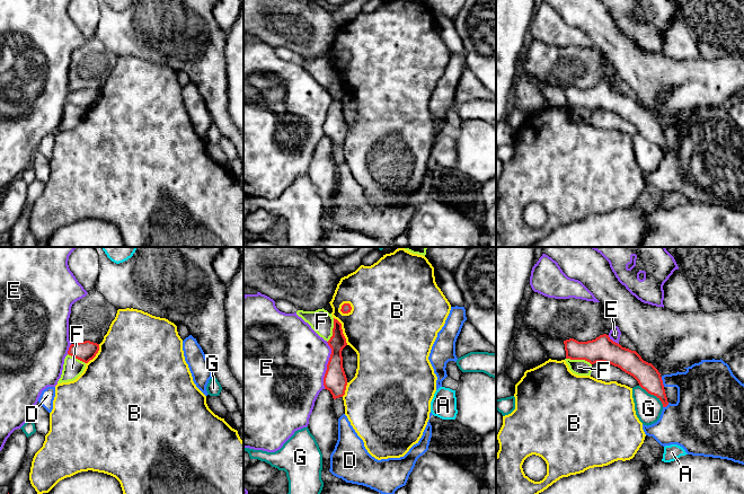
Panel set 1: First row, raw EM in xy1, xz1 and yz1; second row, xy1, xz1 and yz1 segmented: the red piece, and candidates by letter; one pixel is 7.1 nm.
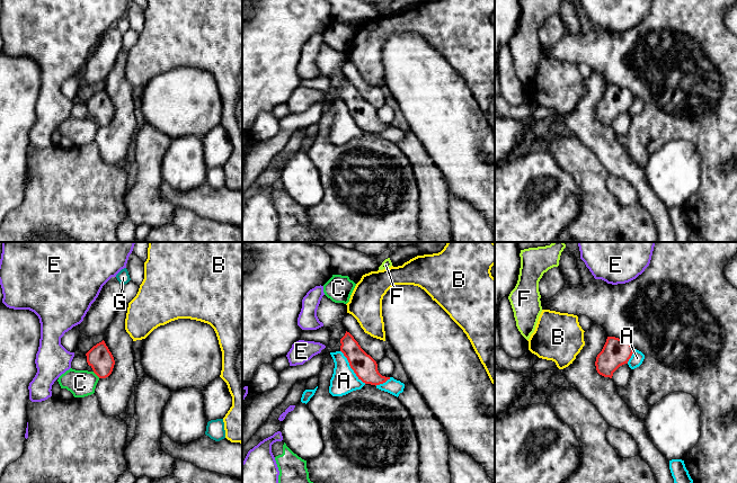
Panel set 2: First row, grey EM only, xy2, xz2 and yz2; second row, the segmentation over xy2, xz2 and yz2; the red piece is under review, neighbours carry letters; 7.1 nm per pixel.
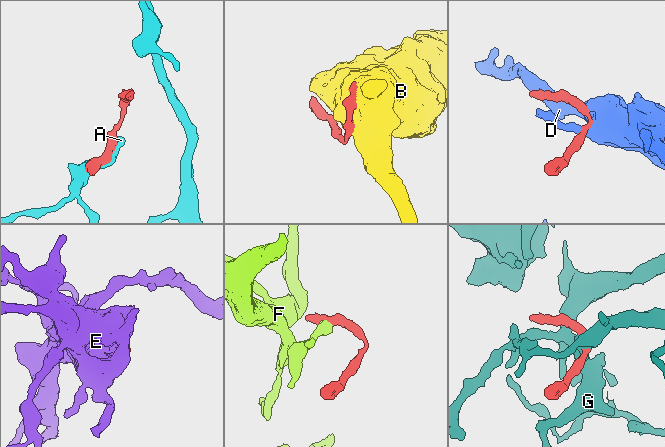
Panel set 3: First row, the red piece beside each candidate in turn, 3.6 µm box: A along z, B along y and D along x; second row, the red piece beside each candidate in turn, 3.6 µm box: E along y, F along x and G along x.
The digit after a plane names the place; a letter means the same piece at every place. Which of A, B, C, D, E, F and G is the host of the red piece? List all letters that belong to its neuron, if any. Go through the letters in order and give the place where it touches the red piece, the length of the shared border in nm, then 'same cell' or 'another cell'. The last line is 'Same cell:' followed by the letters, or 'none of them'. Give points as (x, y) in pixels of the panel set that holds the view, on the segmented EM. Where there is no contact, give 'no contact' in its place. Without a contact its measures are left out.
A: contact xz2 (351, 367); length 300 nm; another cell
B: contact xz1 (346, 312); length 100 nm; another cell
C: contact xy2 (96, 374); length 70 nm; same cell
D: contact yz1 (662, 381); length 80 nm; another cell
E: contact xz1 (327, 365); length 340 nm; another cell
F: contact yz1 (578, 359); length 190 nm; another cell
G: contact yz1 (653, 394); length 240 nm; another cell
Same cell: C

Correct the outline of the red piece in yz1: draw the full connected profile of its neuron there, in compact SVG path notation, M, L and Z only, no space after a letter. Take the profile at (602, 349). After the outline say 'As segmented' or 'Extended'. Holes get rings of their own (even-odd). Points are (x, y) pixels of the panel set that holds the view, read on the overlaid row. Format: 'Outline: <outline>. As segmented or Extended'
Outline: M603 334L595 339L578 342L574 338L564 341L566 359L585 360L591 364L596 362L610 363L632 376L648 394L656 396L663 404L668 405L663 380L658 370L629 349L613 342Z. As segmented

